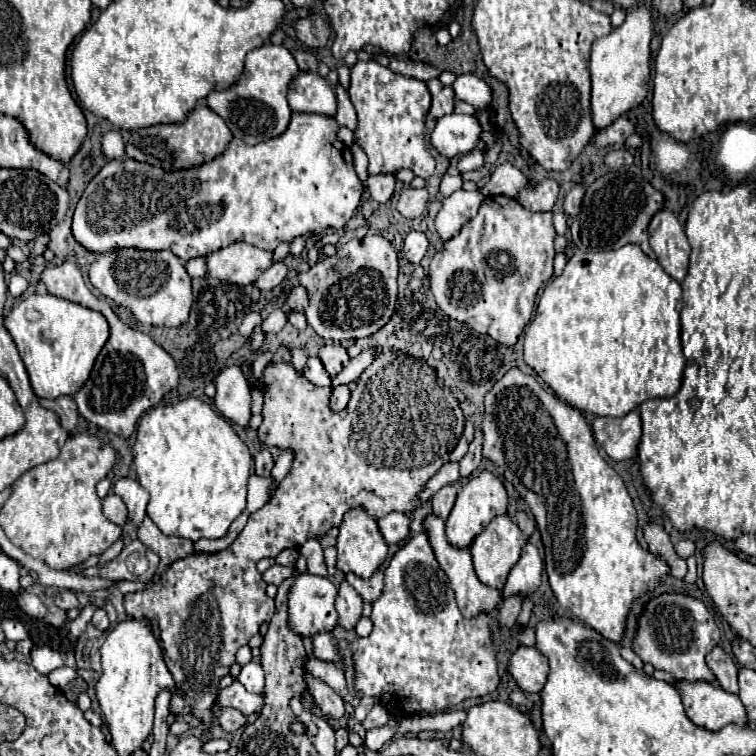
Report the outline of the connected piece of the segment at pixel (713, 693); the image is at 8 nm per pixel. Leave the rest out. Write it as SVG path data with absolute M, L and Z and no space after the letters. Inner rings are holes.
M676 679L676 689L686 709L686 715L704 729L718 731L728 723L746 725L746 709L738 695L732 695L724 689L706 681L686 681Z

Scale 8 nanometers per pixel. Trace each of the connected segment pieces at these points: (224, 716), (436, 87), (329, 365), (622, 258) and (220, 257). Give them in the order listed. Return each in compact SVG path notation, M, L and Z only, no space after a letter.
M232 707L220 709L218 723L220 723L220 727L222 727L224 731L228 731L228 733L230 733L230 731L236 731L236 729L240 729L240 727L244 727L246 721L248 721L248 717L246 717L244 713L232 709Z
M430 79L426 85L428 85L430 93L432 93L432 107L430 107L428 117L440 119L440 117L452 113L454 111L454 103L456 103L454 89L450 85L442 85L440 79Z
M332 343L324 345L320 349L320 359L322 359L326 371L330 373L330 377L336 377L344 369L344 365L350 361L346 349L340 343L338 345L332 345Z
M634 243L616 251L576 251L560 277L546 283L536 315L524 337L524 361L568 405L592 413L622 417L642 401L674 397L682 385L686 357L680 345L682 287Z
M234 243L208 257L208 273L214 279L234 285L254 283L272 263L272 253L248 243Z

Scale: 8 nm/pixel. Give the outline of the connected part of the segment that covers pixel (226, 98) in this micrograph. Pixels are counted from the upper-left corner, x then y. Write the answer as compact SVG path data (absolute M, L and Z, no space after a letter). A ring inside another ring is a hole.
M266 43L246 55L246 67L240 81L226 91L212 91L208 95L208 107L216 111L234 137L246 141L248 145L256 145L260 141L274 139L282 135L290 123L292 111L286 101L290 81L300 73L296 59L284 45Z

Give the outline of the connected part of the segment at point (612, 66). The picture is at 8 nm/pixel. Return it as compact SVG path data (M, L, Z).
M636 7L626 15L626 21L612 33L592 43L592 121L594 129L606 129L626 111L640 105L648 93L650 81L650 39L652 39L652 13L648 7Z

